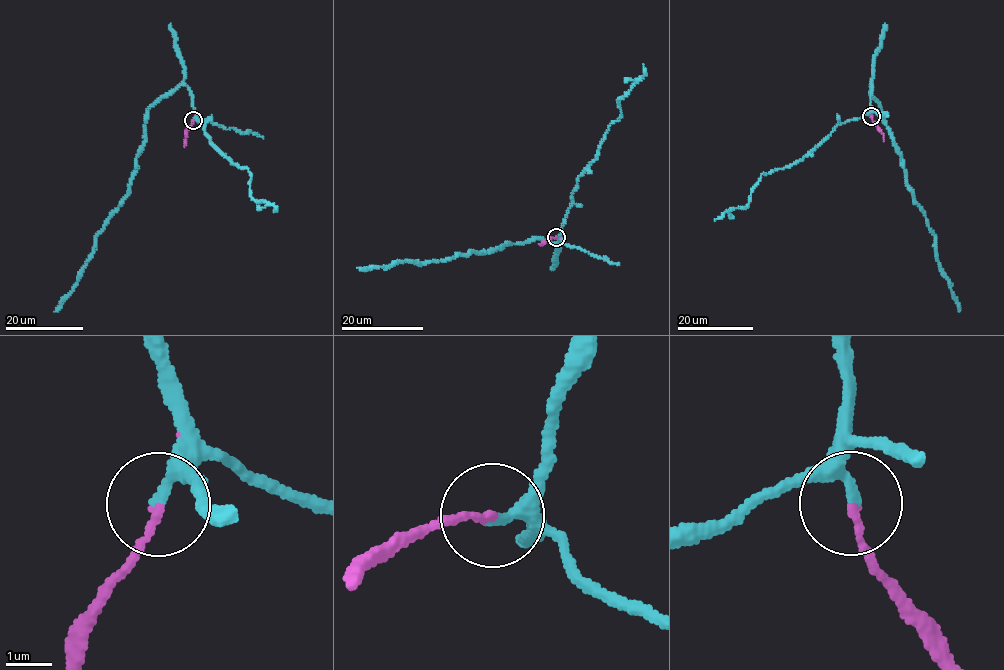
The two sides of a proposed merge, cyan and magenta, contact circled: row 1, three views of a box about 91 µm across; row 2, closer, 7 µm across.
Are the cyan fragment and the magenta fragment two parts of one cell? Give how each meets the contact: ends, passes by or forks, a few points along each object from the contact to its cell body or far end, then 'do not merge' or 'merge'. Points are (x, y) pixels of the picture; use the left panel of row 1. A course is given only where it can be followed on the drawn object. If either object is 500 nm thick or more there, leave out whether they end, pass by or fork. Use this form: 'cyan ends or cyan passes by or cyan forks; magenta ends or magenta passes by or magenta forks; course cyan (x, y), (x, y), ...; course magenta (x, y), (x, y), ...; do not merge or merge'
cyan ends; magenta ends; course cyan (193, 120), (193, 95), (185, 84), (159, 97), (148, 110), (130, 190), (55, 312); course magenta (193, 120), (184, 147); merge

